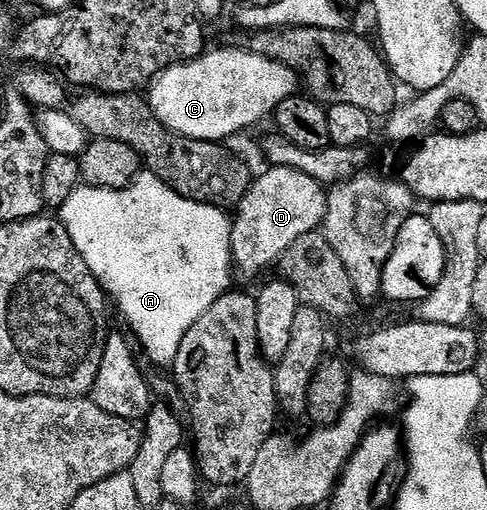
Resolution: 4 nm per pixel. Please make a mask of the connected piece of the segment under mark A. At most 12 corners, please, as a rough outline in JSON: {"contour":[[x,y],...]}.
{"contour":[[156,176],[76,188],[75,255],[172,365],[229,291],[232,220]]}

